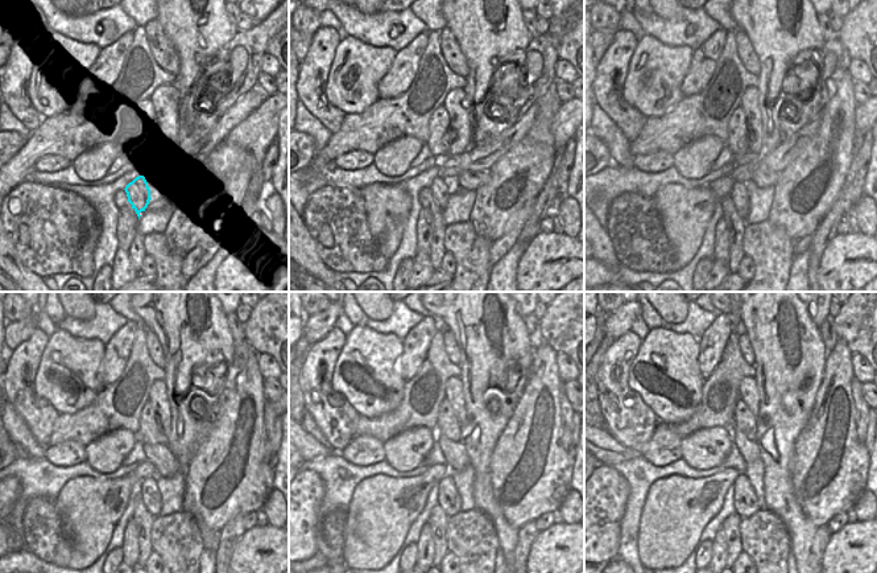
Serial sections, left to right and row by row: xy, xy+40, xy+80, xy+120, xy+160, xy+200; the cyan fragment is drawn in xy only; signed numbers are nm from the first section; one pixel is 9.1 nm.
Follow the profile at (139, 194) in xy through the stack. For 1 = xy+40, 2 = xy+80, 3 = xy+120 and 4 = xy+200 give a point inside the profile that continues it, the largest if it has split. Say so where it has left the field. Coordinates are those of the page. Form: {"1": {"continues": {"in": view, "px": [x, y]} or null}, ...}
{"1": {"continues": {"in": "xy+40", "px": [437, 194]}}, "2": {"continues": {"in": "xy+80", "px": [739, 197]}}, "3": {"continues": {"in": "xy+120", "px": [151, 494]}}, "4": {"continues": {"in": "xy+200", "px": [745, 501]}}}

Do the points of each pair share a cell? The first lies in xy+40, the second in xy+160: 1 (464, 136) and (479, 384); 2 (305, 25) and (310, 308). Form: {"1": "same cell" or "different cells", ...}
{"1": "different cells", "2": "same cell"}

